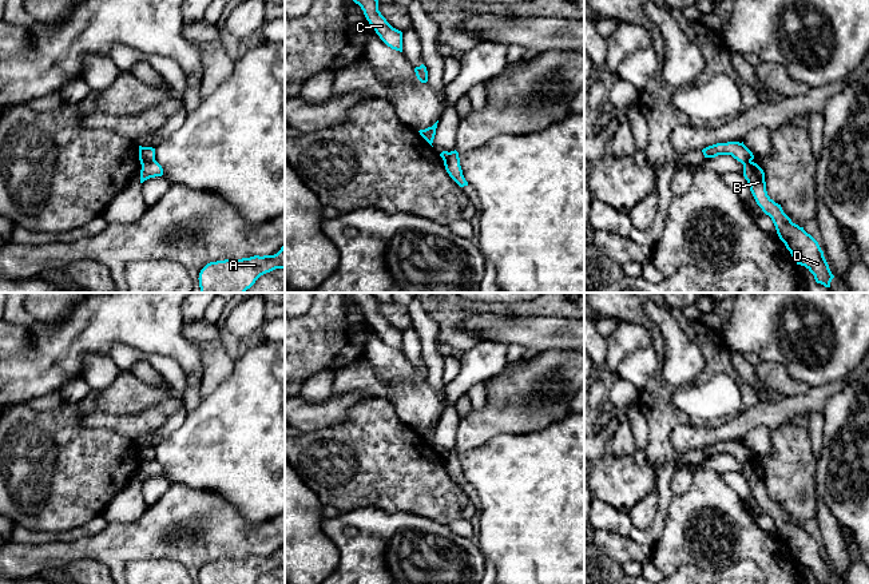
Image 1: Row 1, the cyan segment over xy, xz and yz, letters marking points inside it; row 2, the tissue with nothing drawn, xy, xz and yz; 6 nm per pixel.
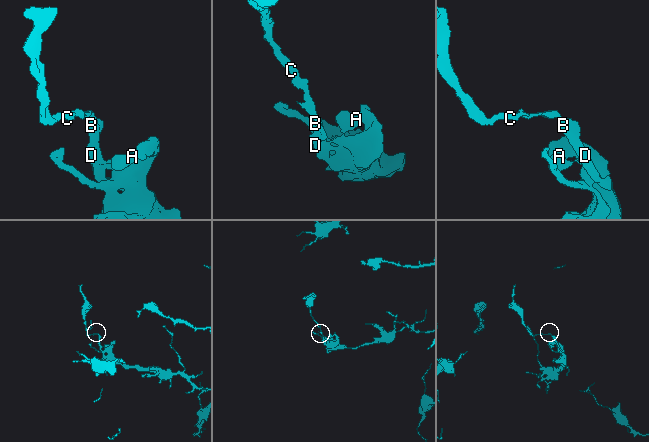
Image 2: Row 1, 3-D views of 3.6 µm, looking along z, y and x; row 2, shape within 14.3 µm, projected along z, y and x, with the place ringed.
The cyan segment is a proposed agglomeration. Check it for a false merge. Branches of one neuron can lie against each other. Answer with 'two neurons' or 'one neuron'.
two neurons

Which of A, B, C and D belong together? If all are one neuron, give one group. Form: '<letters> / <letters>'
A B D / C

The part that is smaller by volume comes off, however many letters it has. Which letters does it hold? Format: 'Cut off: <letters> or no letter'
Cut off: C

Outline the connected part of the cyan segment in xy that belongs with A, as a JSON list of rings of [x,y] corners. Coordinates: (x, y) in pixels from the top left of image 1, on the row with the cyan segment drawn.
[[[285,245],[274,255],[210,262],[199,273],[201,293],[245,293],[261,275],[275,269],[285,269]]]

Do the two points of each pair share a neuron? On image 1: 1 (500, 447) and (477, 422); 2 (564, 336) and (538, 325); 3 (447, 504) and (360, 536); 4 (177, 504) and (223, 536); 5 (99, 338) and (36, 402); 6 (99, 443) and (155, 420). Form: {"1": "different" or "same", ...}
{"1": "different", "2": "same", "3": "different", "4": "same", "5": "different", "6": "different"}

